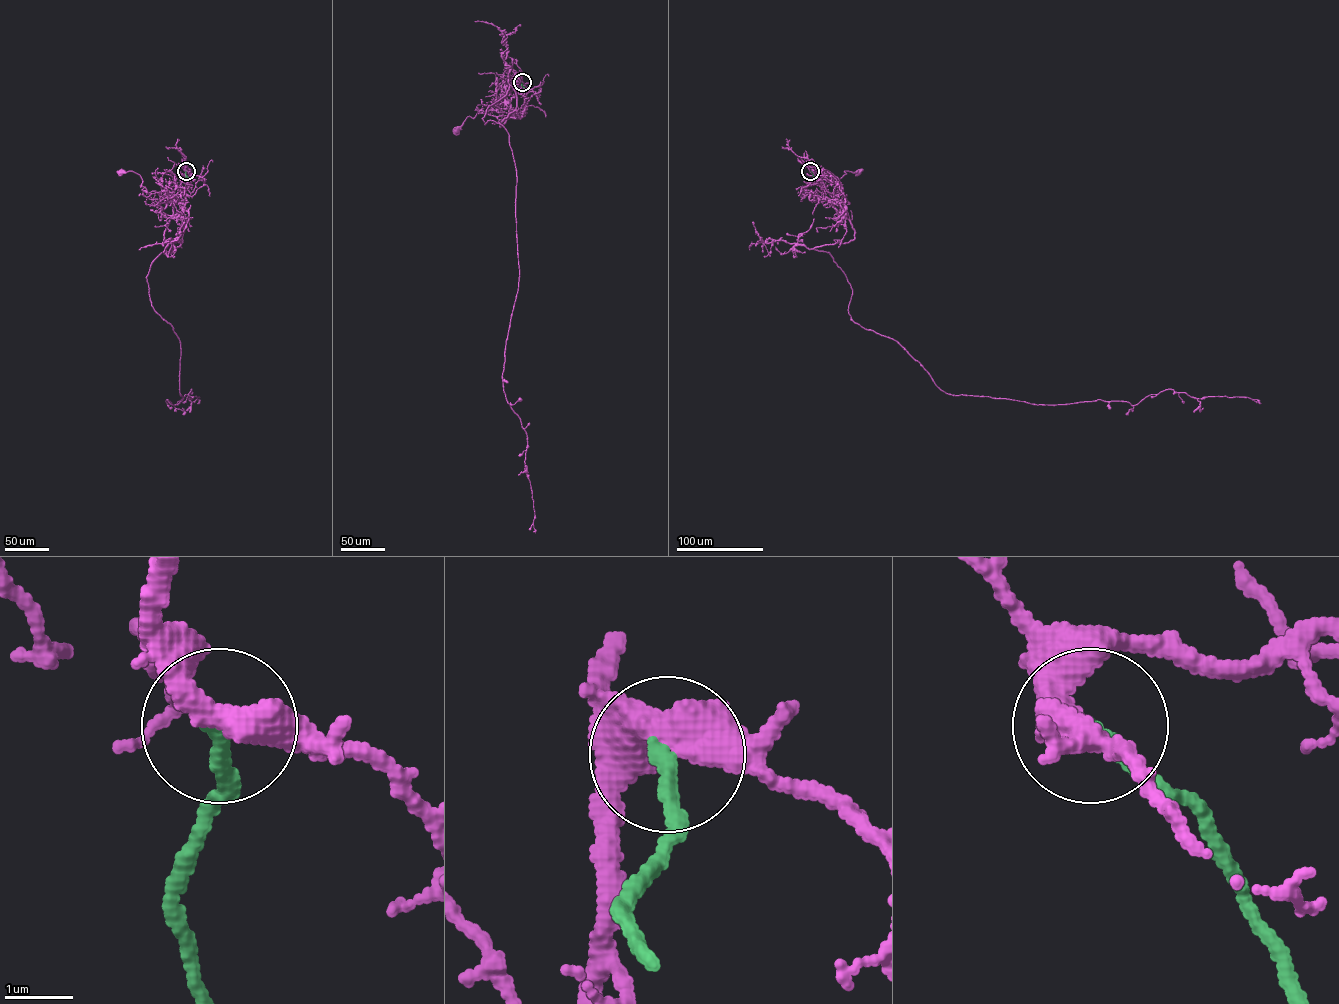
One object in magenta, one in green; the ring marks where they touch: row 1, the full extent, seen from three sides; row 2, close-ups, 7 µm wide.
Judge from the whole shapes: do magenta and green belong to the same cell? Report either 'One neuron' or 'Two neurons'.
Two neurons

